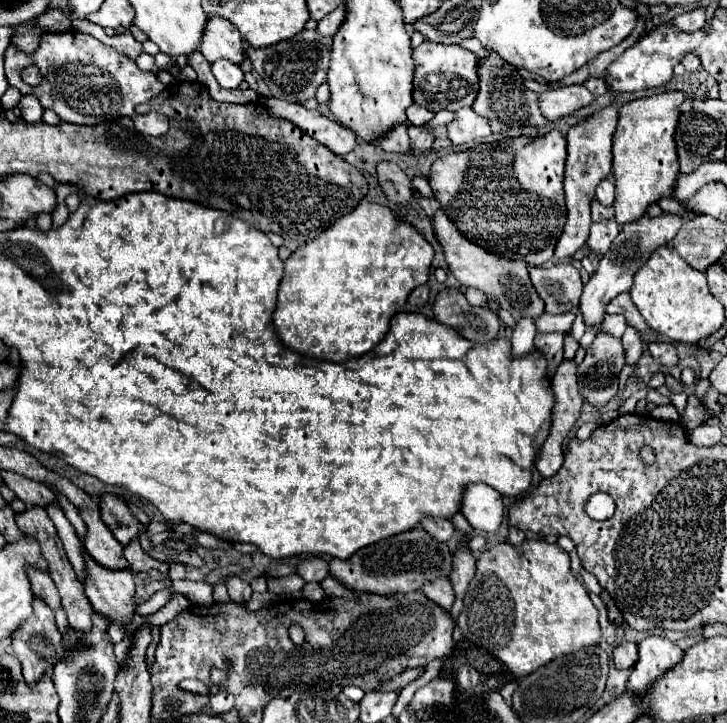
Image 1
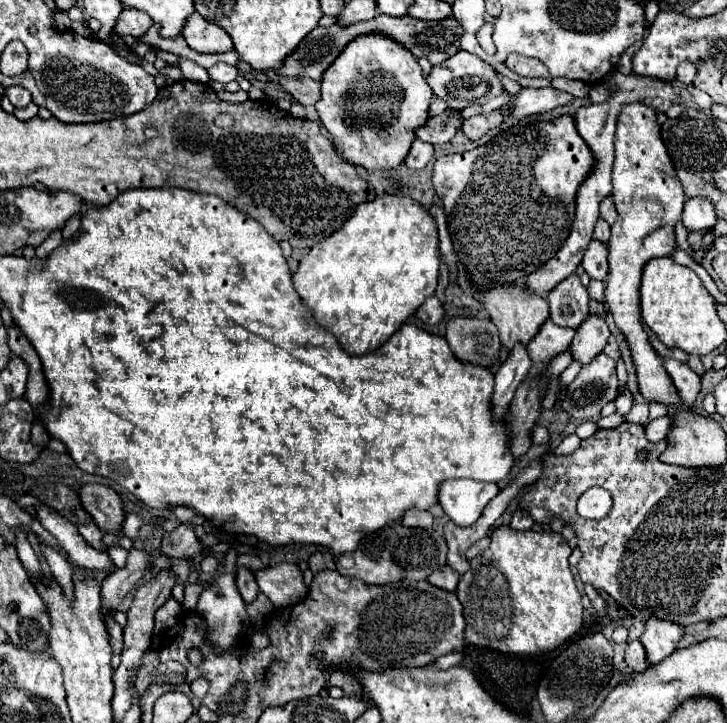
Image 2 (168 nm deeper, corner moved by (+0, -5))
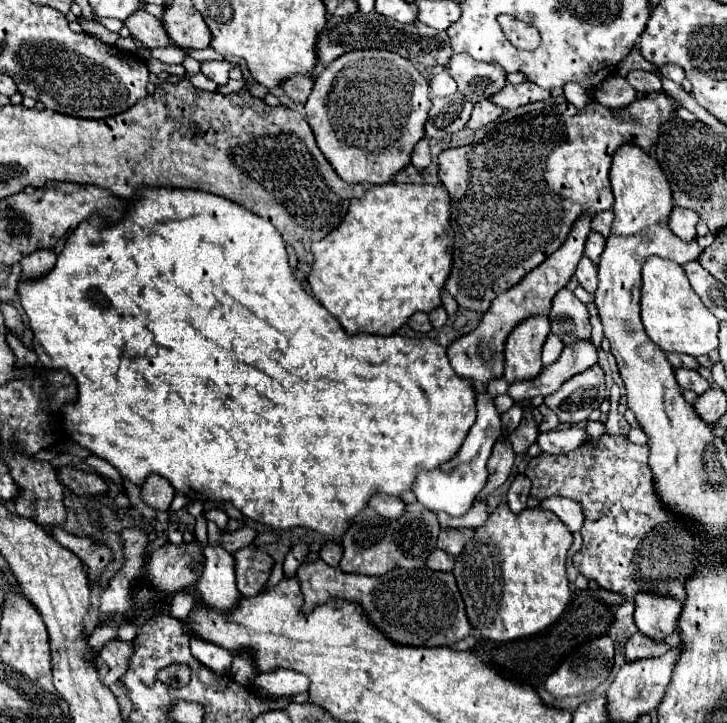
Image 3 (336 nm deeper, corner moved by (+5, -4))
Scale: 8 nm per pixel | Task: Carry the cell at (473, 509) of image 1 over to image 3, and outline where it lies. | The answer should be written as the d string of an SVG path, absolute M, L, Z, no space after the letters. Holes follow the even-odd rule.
M486 390L478 394L476 410L478 410L478 418L476 418L474 426L470 428L456 458L450 464L444 464L442 468L420 472L416 476L414 494L416 494L418 502L424 504L432 512L446 512L446 514L456 516L456 518L464 516L464 512L474 504L476 496L486 486L486 480L488 480L486 462L490 458L490 452L492 452L496 438L500 436L502 426L500 426L500 412L496 410L496 404L494 404L494 396L490 396Z

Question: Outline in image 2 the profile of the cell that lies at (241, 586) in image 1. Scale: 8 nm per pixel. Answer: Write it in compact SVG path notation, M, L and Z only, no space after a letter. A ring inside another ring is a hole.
M239 567L237 571L237 589L241 593L241 597L245 599L245 603L251 603L257 593L259 593L259 585L255 581L255 573L247 567Z

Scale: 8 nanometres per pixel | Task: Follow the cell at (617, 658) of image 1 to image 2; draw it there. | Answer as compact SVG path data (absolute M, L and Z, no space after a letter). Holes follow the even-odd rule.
M629 641L627 649L625 649L625 663L633 669L633 671L643 671L647 669L647 653L643 651L641 641Z

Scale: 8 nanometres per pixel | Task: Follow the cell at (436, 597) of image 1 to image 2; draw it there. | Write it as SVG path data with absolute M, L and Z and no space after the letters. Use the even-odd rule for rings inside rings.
M443 565L443 567L439 567L435 573L431 573L427 579L429 579L435 587L439 587L439 589L455 591L455 589L457 589L457 583L459 583L459 573L453 571L449 565Z

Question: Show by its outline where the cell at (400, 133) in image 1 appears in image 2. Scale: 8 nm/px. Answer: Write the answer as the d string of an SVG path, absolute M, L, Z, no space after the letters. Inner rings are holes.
M415 139L413 147L405 159L405 165L411 169L423 169L433 157L433 145L427 145L427 141Z

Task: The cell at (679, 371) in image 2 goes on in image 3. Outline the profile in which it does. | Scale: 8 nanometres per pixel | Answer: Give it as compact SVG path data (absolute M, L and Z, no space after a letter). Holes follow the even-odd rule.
M676 368L676 382L680 384L682 390L694 390L696 394L702 394L710 388L710 384L696 372L696 370L688 370L688 368Z

